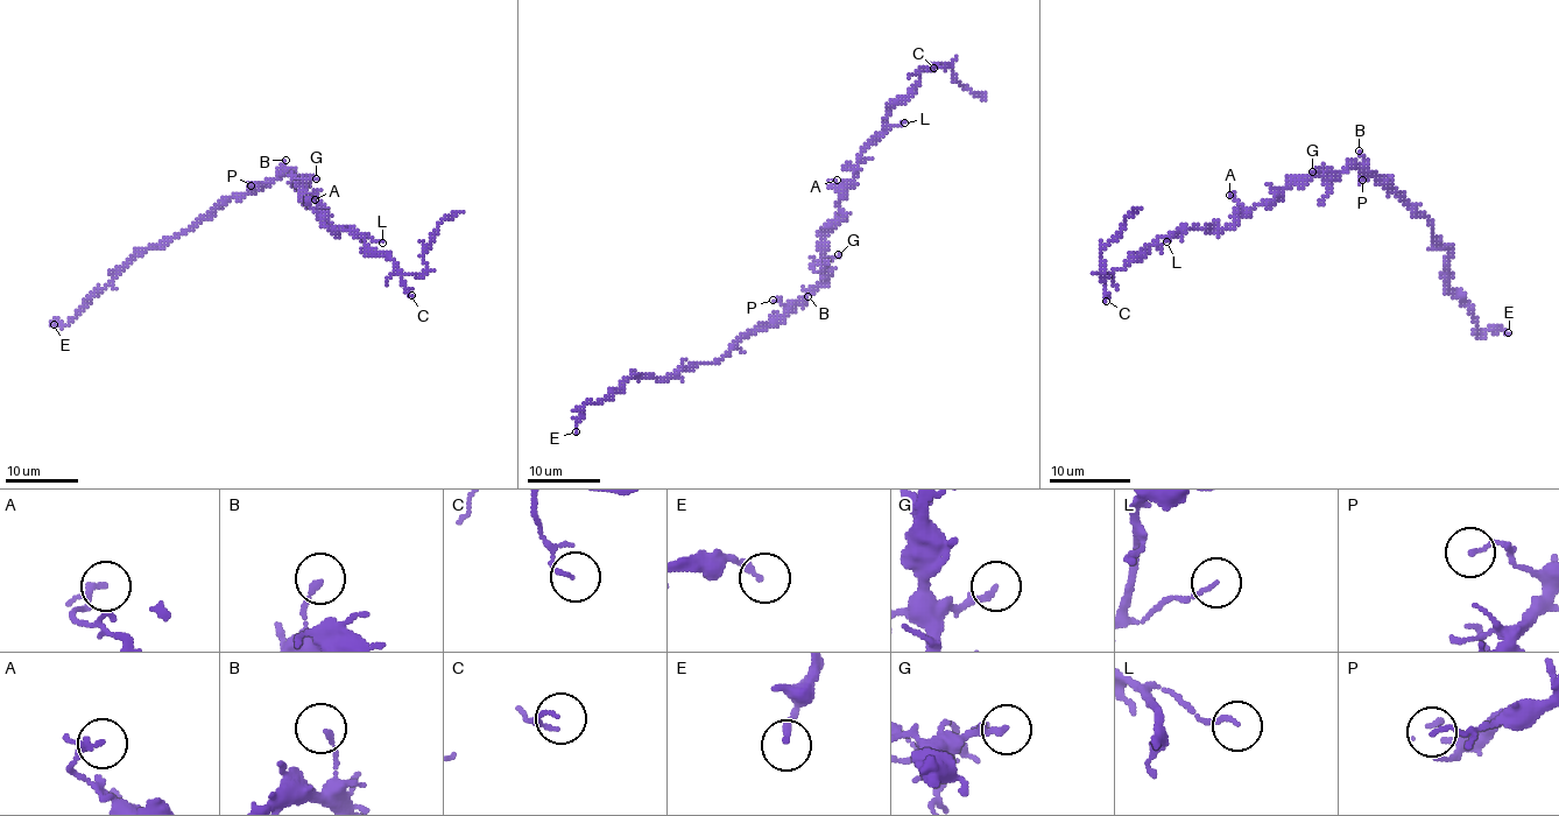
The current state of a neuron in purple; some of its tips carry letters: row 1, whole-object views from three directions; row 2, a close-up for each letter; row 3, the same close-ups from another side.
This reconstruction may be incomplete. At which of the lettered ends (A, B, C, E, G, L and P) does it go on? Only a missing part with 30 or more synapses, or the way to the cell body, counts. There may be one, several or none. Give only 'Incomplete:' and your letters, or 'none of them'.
Incomplete: none of them

